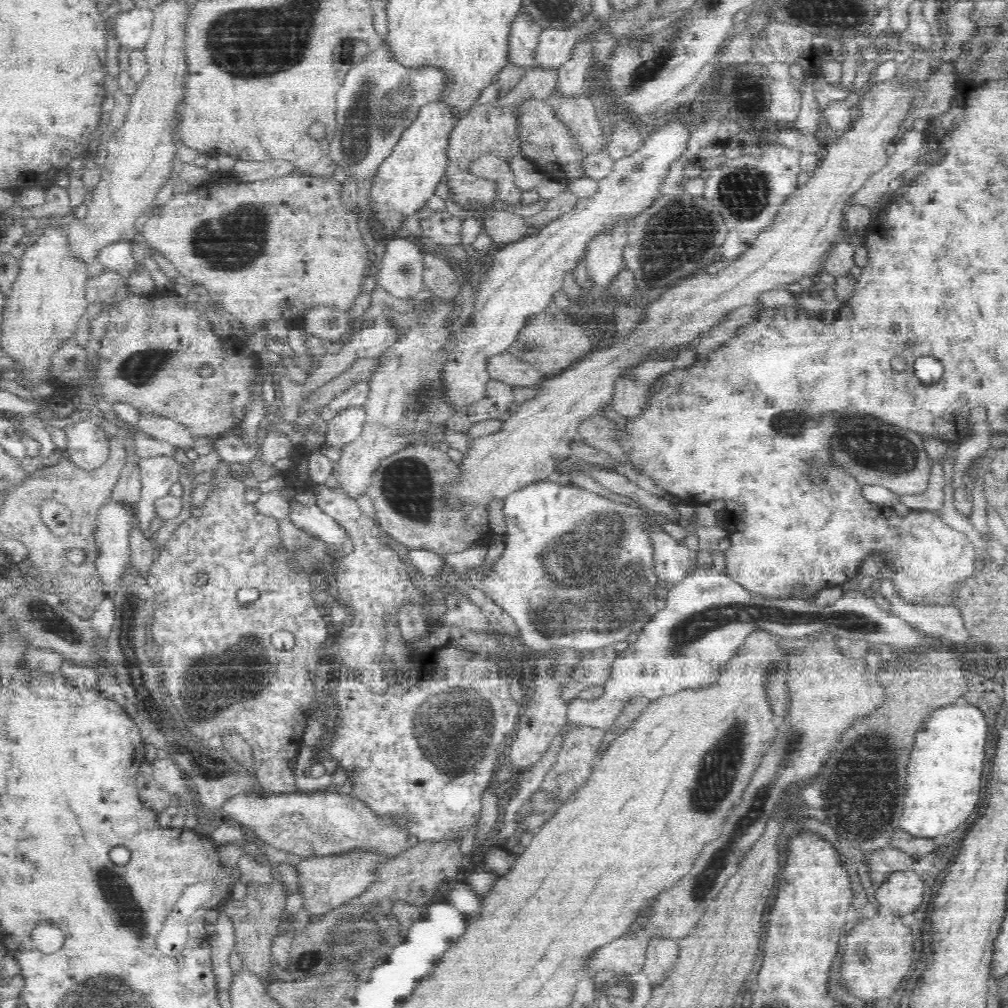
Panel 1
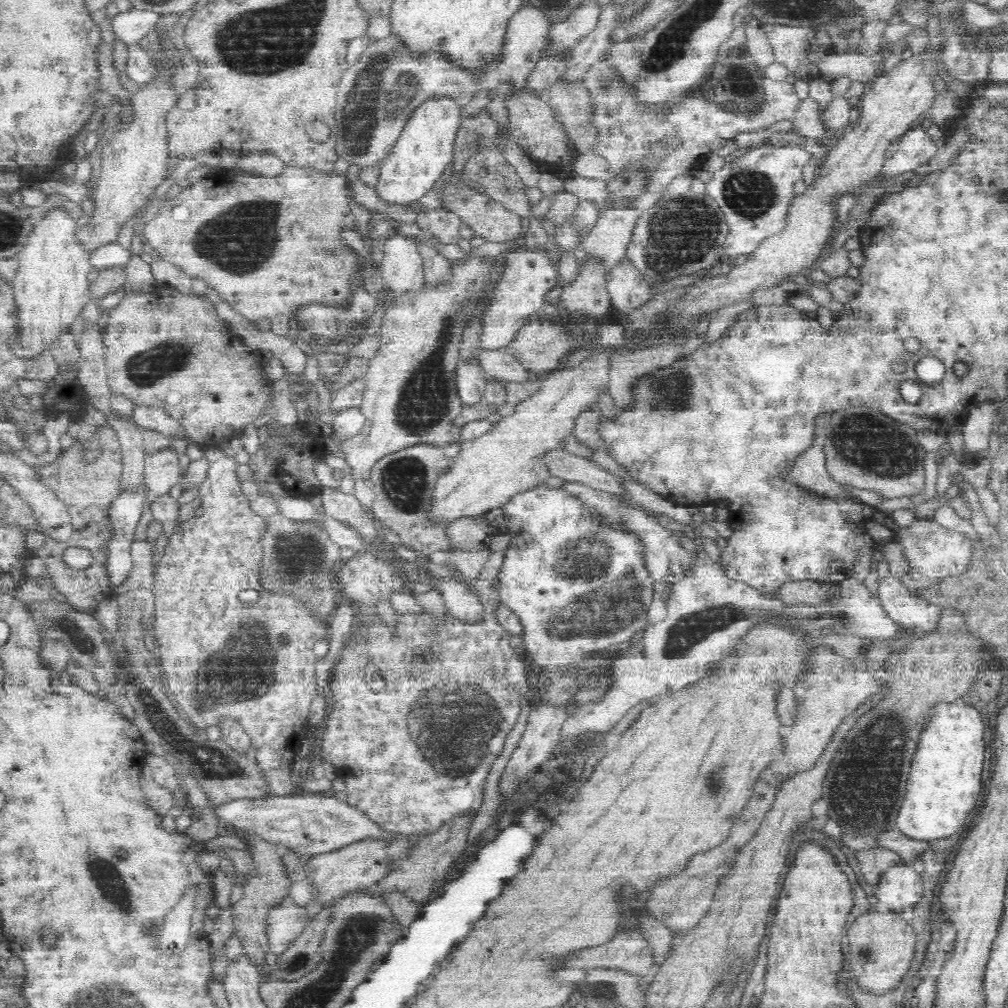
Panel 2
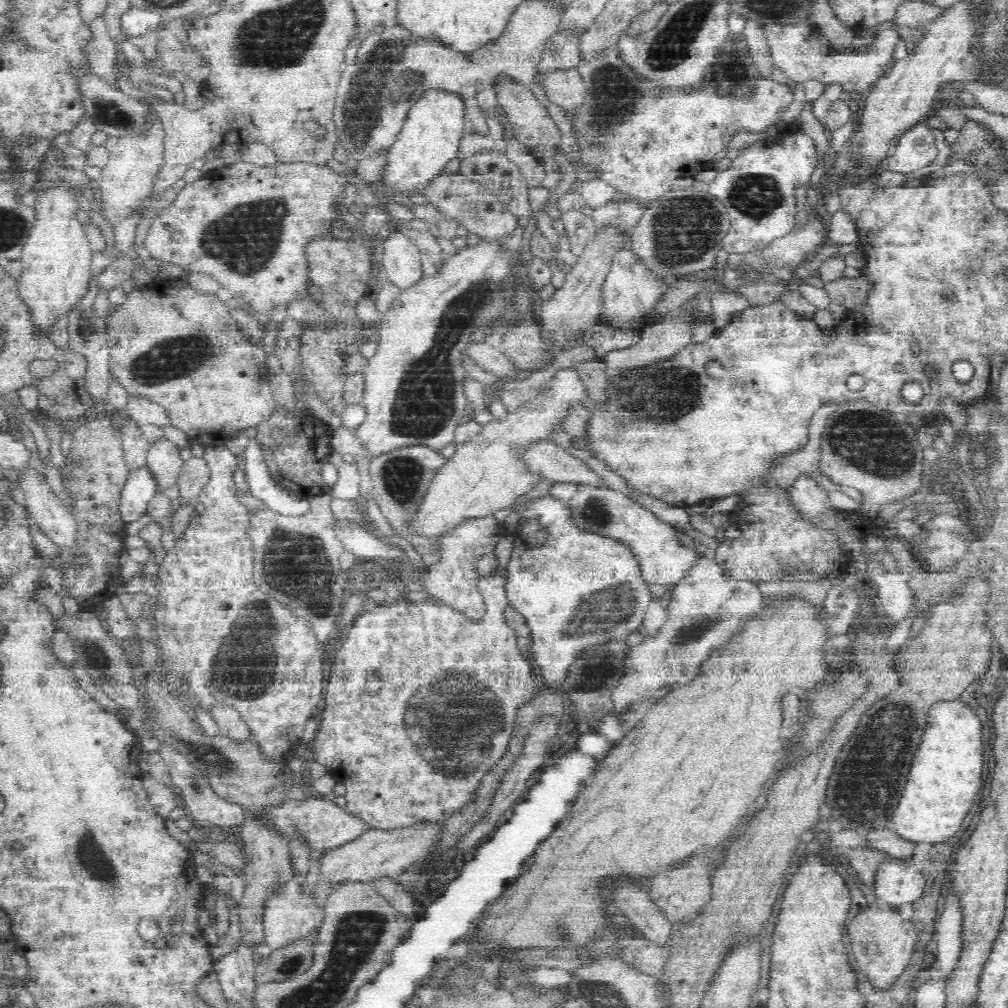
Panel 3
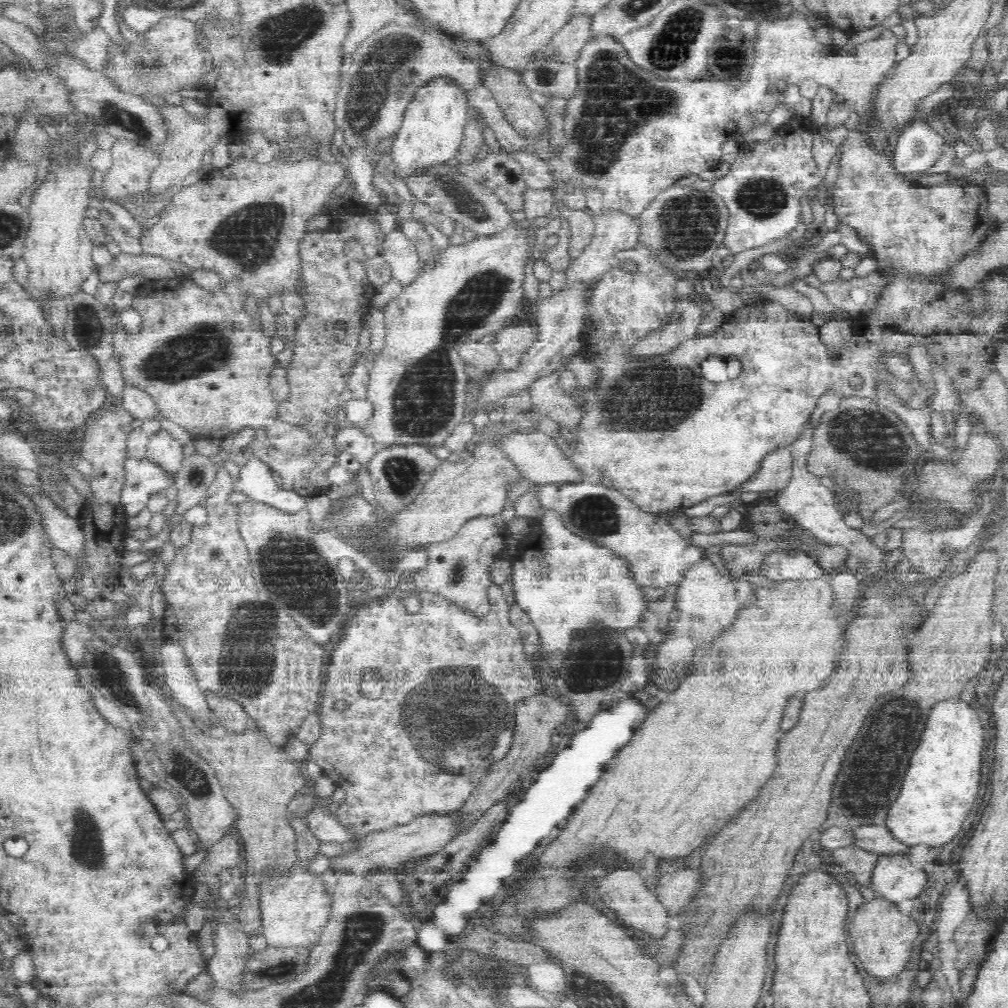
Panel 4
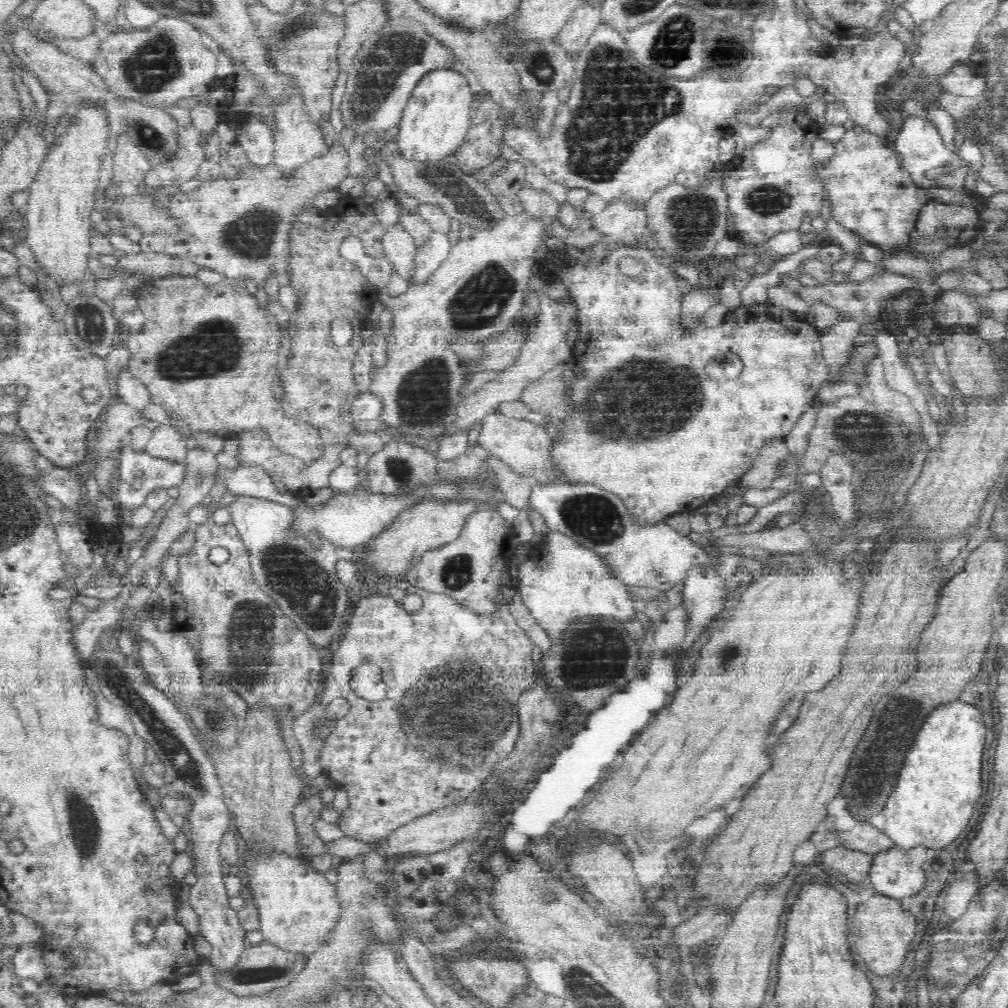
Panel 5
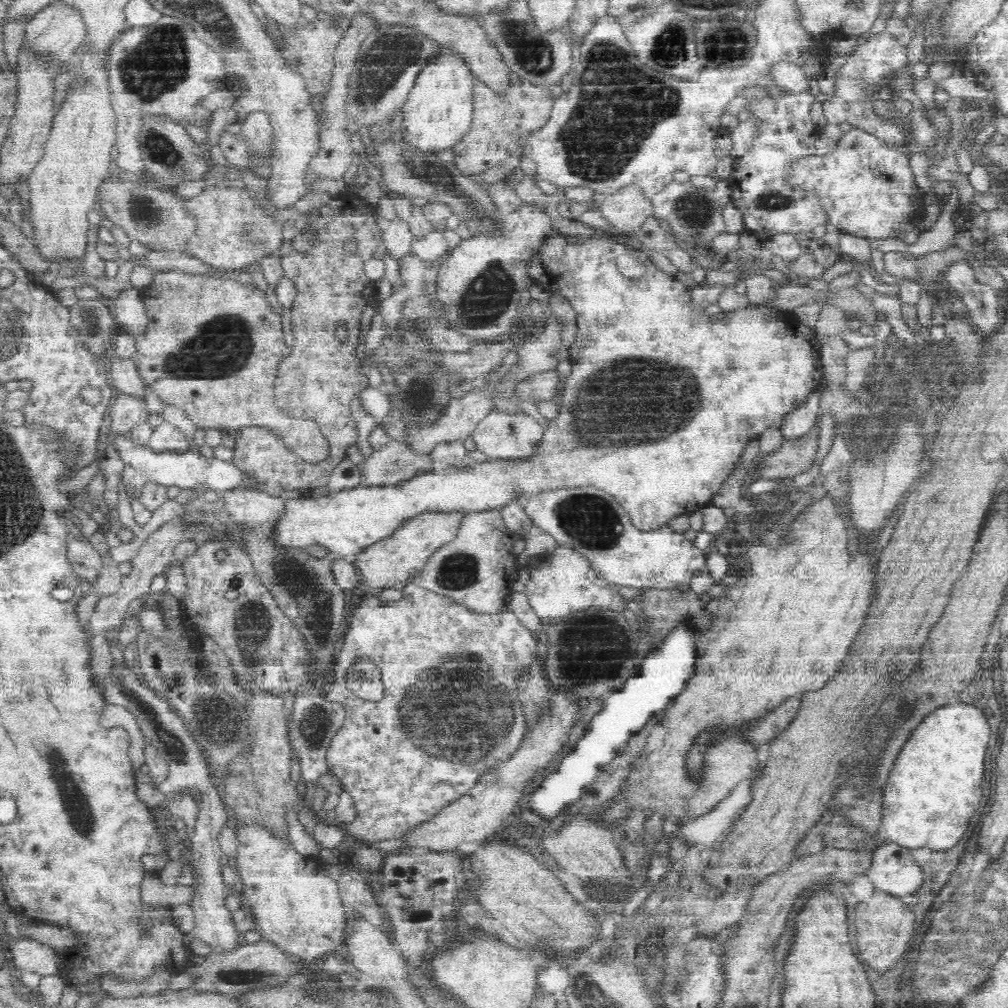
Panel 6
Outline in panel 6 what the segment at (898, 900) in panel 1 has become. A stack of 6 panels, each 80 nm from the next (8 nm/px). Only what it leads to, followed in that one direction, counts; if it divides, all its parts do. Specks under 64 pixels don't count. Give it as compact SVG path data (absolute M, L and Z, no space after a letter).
M892 842L873 852L872 864L866 873L876 891L899 898L914 895L924 884L924 872L914 865L908 849Z

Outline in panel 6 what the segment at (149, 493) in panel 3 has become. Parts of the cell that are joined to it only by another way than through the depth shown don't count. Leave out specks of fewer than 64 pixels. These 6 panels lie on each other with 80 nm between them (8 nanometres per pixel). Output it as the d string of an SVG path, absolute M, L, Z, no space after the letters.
M116 436L112 448L118 453L120 461L124 463L119 482L122 483L122 490L130 502L141 500L143 488L149 484L178 486L178 488L192 488L205 484L209 490L216 492L233 491L234 489L252 489L252 491L264 491L263 480L244 472L233 462L221 461L220 459L204 461L202 457L188 451L186 454L162 453L156 454L148 446L135 445L130 436Z

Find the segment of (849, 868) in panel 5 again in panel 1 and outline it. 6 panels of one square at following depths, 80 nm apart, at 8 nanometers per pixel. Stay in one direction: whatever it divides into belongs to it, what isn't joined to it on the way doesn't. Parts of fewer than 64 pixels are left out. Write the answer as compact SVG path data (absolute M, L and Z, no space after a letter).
M894 846L865 855L871 880L876 886L885 883L894 873L914 870L914 866L918 864L915 856Z

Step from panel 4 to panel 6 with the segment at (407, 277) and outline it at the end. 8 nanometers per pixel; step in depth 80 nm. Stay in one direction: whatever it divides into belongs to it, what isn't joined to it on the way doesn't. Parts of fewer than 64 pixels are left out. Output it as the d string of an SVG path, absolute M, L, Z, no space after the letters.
M394 219L383 228L383 243L386 252L401 266L401 262L413 254L415 238L402 219Z

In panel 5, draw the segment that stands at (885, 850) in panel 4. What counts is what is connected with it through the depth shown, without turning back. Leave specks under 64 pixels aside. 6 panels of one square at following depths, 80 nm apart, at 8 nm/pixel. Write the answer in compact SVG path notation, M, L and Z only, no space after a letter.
M859 822L850 830L840 832L839 837L842 845L872 855L898 847L885 831L879 830L869 822Z

